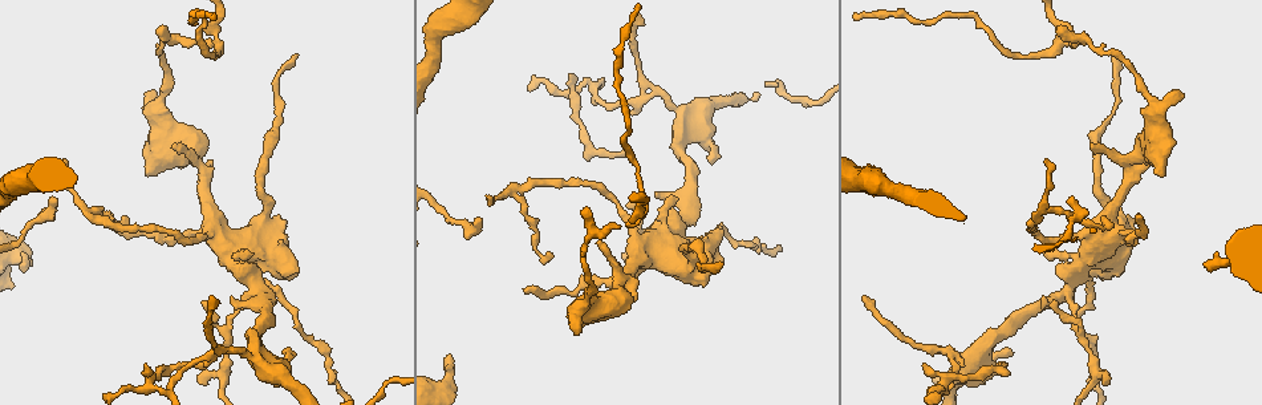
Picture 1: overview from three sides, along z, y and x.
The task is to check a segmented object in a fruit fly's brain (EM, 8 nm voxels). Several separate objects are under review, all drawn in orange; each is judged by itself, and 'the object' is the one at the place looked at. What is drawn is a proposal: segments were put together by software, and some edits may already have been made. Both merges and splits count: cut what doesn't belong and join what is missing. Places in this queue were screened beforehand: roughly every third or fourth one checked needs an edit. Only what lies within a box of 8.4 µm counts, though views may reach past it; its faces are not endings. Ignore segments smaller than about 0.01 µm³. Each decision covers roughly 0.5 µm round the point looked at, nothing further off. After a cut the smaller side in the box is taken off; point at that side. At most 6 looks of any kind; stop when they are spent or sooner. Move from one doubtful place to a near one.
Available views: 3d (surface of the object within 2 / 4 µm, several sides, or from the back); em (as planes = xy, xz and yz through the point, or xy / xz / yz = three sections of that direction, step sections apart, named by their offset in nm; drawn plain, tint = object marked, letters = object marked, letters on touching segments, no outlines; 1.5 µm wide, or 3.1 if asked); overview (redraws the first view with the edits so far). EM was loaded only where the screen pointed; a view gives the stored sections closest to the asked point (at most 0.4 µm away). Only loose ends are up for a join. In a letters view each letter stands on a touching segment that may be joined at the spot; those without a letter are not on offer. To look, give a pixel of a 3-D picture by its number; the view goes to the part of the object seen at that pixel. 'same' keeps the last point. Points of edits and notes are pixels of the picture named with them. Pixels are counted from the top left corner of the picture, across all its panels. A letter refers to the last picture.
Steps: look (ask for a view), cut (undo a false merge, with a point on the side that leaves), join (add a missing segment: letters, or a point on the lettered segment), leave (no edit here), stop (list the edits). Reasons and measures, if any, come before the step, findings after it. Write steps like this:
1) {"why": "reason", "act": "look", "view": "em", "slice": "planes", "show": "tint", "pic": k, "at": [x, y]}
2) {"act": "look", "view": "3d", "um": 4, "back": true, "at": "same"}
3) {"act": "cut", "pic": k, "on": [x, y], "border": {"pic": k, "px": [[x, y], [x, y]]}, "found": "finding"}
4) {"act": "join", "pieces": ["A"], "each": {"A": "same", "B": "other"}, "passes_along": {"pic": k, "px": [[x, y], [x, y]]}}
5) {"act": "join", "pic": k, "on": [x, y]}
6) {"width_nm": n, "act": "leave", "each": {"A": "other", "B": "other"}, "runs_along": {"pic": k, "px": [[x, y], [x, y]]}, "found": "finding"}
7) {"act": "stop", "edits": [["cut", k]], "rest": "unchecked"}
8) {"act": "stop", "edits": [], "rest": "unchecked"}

{"why": "free end", "act": "look", "view": "em", "slice": "xy", "step": 8, "show": "letters", "pic": 1, "at": [571, 77]}

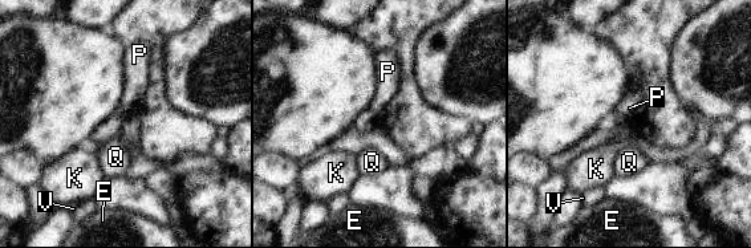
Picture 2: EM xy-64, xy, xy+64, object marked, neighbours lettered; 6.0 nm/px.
{"act": "look", "view": "em", "slice": "planes", "show": "letters", "at": "same"}

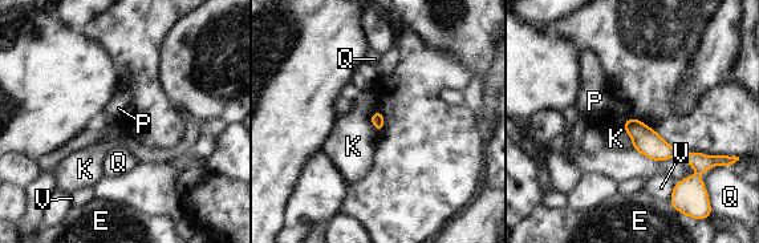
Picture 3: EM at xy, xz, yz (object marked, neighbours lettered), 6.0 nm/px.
{"longest_contact_nm": ["Q", 600], "act": "leave", "each": {"E": "other", "K": "other", "P": "other", "Q": "other", "V": "other"}, "border": {"pic": 3, "px": [[381, 110], [370, 116], [378, 133]]}, "found": "none of them fits"}

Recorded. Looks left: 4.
{"why": "branch stops here", "act": "look", "view": "3d", "um": 2, "pic": 1, "at": [656, 192]}

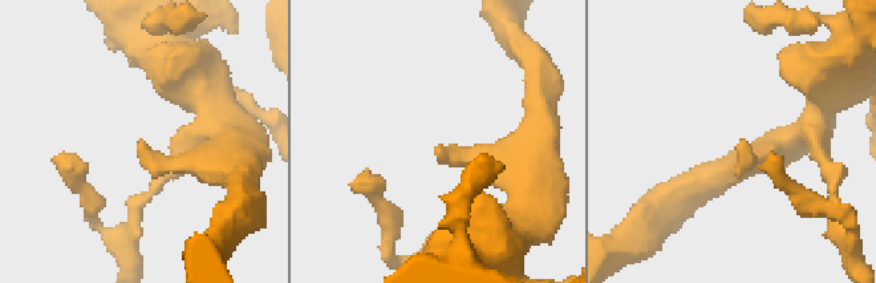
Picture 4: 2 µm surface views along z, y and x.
{"act": "look", "view": "em", "slice": "planes", "show": "letters", "pic": 4, "at": [139, 146]}

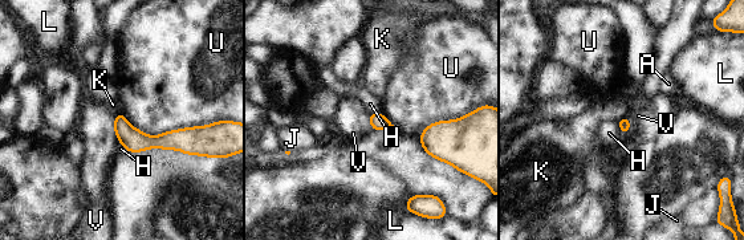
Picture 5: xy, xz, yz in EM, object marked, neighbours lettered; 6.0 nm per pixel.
{"act": "leave", "each": {"A": "other", "H": "other", "J": "other", "K": "other", "L": "other", "U": "other", "V": "other"}, "runs_along": {"pic": 5, "px": [[117, 121], [137, 141], [195, 135]]}, "found": "none of them fits"}

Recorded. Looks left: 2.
{"why": "free end", "act": "look", "view": "em", "slice": "planes", "show": "letters", "pic": 1, "at": [1203, 265]}

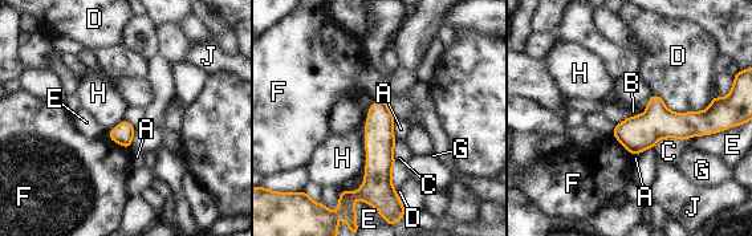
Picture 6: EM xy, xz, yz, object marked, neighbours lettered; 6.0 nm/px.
{"longest_contact_nm": ["H", 440], "act": "leave", "each": {"A": "other", "B": "other", "C": "other", "D": "other", "E": "other", "F": "other", "G": "other", "H": "other", "J": "other"}, "border": {"pic": 6, "px": [[106, 137], [129, 150]]}, "found": "none of them fits"}

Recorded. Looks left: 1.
{"act": "stop", "edits": [], "rest": "unchecked"}

